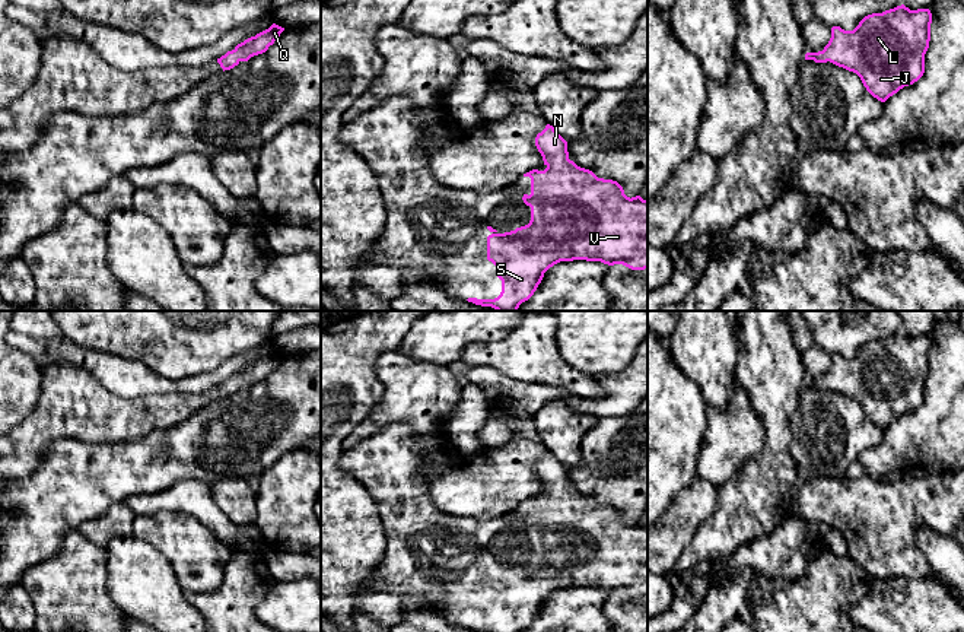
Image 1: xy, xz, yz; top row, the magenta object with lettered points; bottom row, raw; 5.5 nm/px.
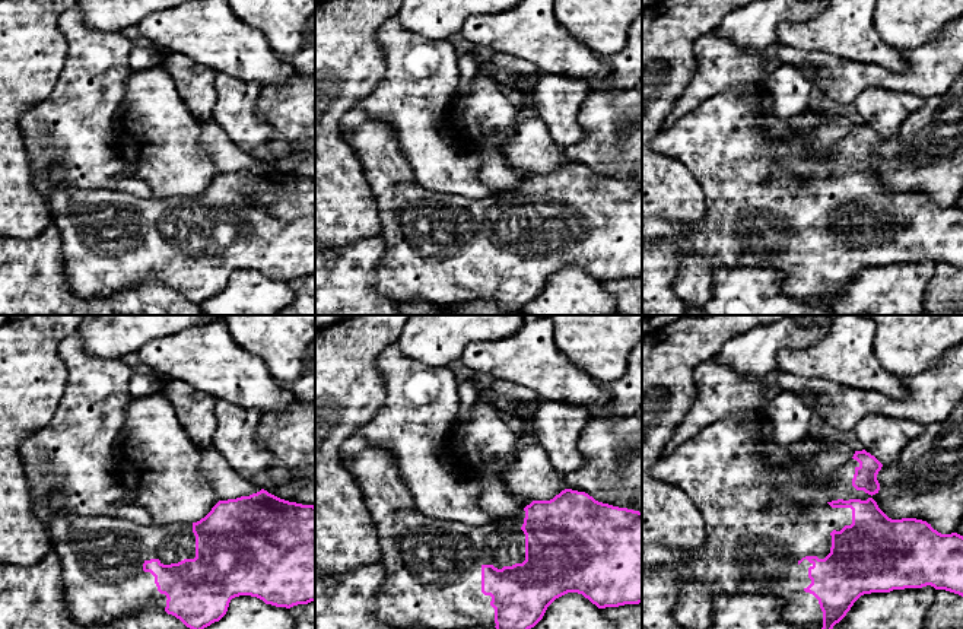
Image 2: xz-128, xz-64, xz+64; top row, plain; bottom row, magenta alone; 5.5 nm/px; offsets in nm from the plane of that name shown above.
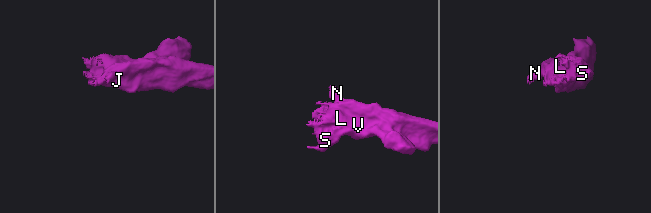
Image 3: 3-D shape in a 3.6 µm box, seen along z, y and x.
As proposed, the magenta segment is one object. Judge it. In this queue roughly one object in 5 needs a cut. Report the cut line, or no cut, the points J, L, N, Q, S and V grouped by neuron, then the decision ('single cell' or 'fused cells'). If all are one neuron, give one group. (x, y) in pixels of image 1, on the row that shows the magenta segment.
no cut; J L N Q S V; single cell

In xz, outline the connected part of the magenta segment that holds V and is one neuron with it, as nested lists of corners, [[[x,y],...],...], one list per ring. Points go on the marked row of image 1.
[[[550,124],[537,134],[535,146],[547,168],[524,174],[531,178],[531,194],[522,197],[531,207],[529,223],[505,234],[487,226],[491,232],[487,236],[487,260],[497,269],[502,292],[494,299],[468,298],[468,302],[496,311],[518,311],[534,295],[544,273],[560,261],[586,260],[623,264],[631,270],[648,269],[648,200],[640,196],[630,199],[617,181],[598,178],[578,166],[569,159],[567,142]]]

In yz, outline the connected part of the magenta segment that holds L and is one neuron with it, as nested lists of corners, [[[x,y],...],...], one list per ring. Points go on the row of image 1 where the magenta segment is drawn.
[[[904,4],[882,13],[865,16],[853,31],[831,28],[831,38],[823,51],[806,53],[805,60],[833,63],[856,73],[866,90],[881,102],[925,73],[925,54],[930,41],[932,13],[929,9],[910,10]]]

